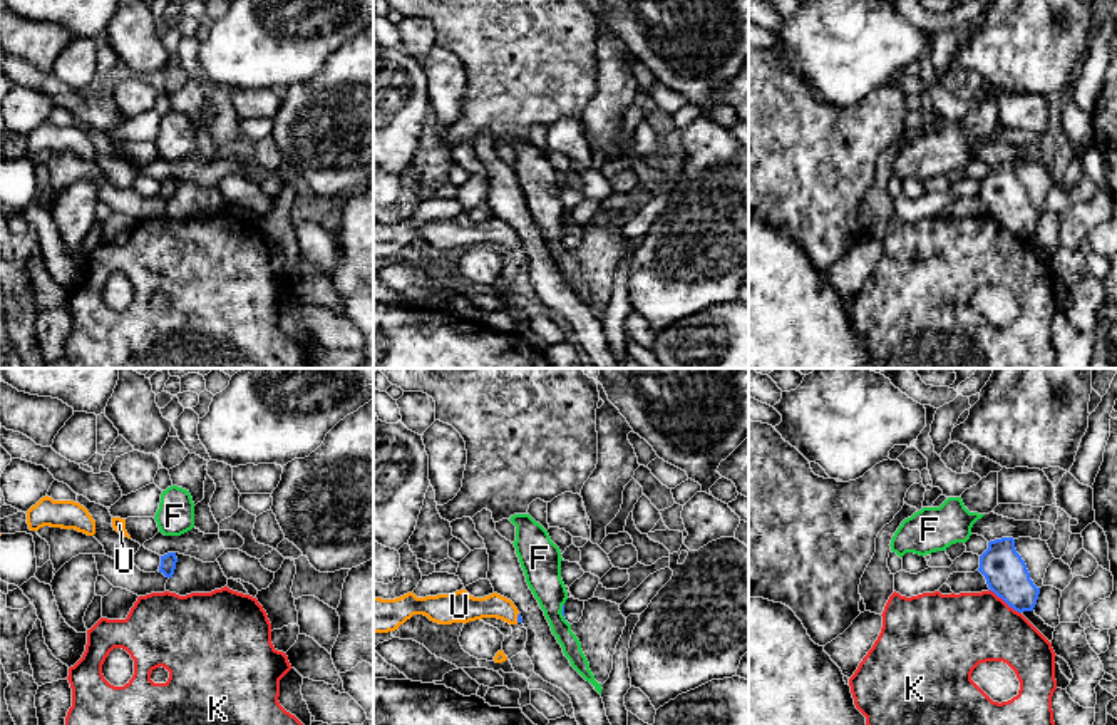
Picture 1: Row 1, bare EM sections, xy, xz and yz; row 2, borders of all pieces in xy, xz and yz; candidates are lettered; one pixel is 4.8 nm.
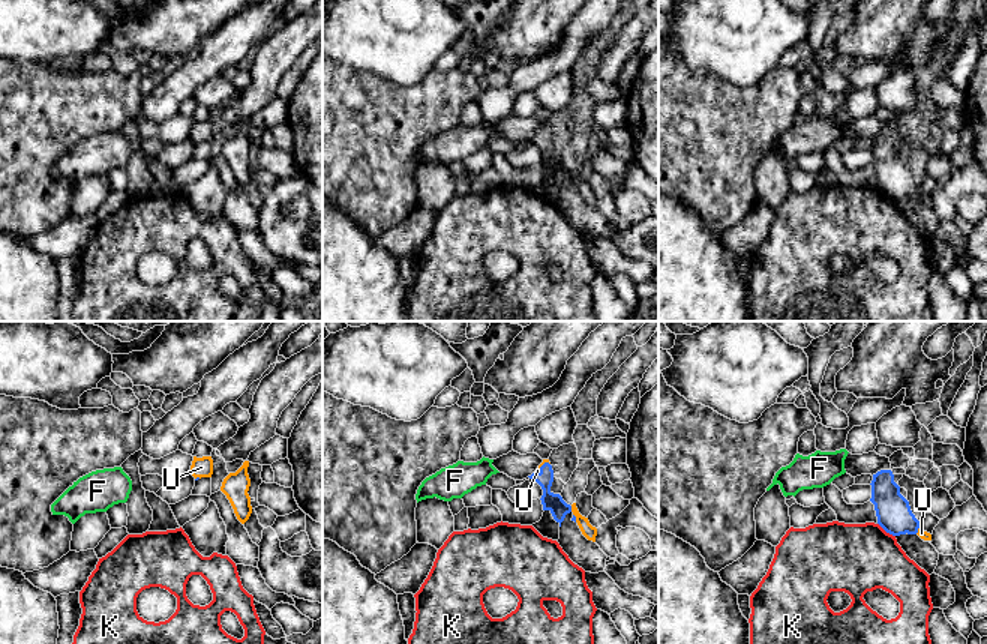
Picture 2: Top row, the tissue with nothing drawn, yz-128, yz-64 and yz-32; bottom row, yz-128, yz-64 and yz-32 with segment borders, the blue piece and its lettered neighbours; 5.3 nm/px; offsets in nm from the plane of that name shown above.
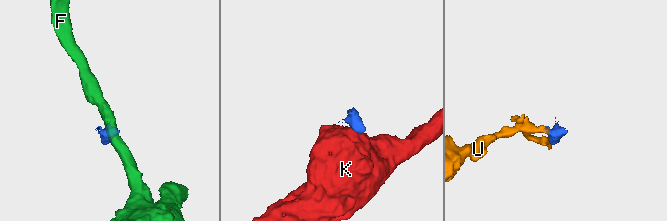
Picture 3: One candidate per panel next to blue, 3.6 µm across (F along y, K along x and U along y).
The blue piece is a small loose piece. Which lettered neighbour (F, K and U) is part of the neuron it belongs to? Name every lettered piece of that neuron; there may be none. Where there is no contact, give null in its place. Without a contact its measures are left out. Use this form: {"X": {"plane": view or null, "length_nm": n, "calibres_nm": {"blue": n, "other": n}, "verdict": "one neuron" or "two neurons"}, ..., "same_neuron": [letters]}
{"F": {"plane": "xz", "length_nm": 90, "calibres_nm": {"blue": 20, "other": 190}, "verdict": "two neurons"}, "K": {"plane": "yz", "length_nm": 200, "calibres_nm": {"blue": 200, "other": 360}, "verdict": "two neurons"}, "U": {"plane": "xz", "length_nm": 50, "calibres_nm": {"blue": 30, "other": 130}, "verdict": "one neuron"}, "same_neuron": ["U"]}

